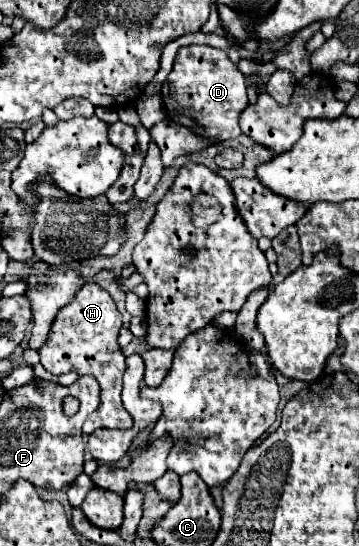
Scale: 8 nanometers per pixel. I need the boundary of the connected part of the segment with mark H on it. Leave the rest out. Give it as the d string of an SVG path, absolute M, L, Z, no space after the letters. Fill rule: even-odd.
M86 282L76 294L76 300L68 304L52 324L52 336L48 344L40 348L40 364L50 374L76 372L78 376L94 376L100 384L100 406L92 412L84 424L84 434L92 434L96 428L132 428L134 420L124 408L121 399L122 376L126 370L126 356L118 346L118 332L122 316L106 290L94 282Z

